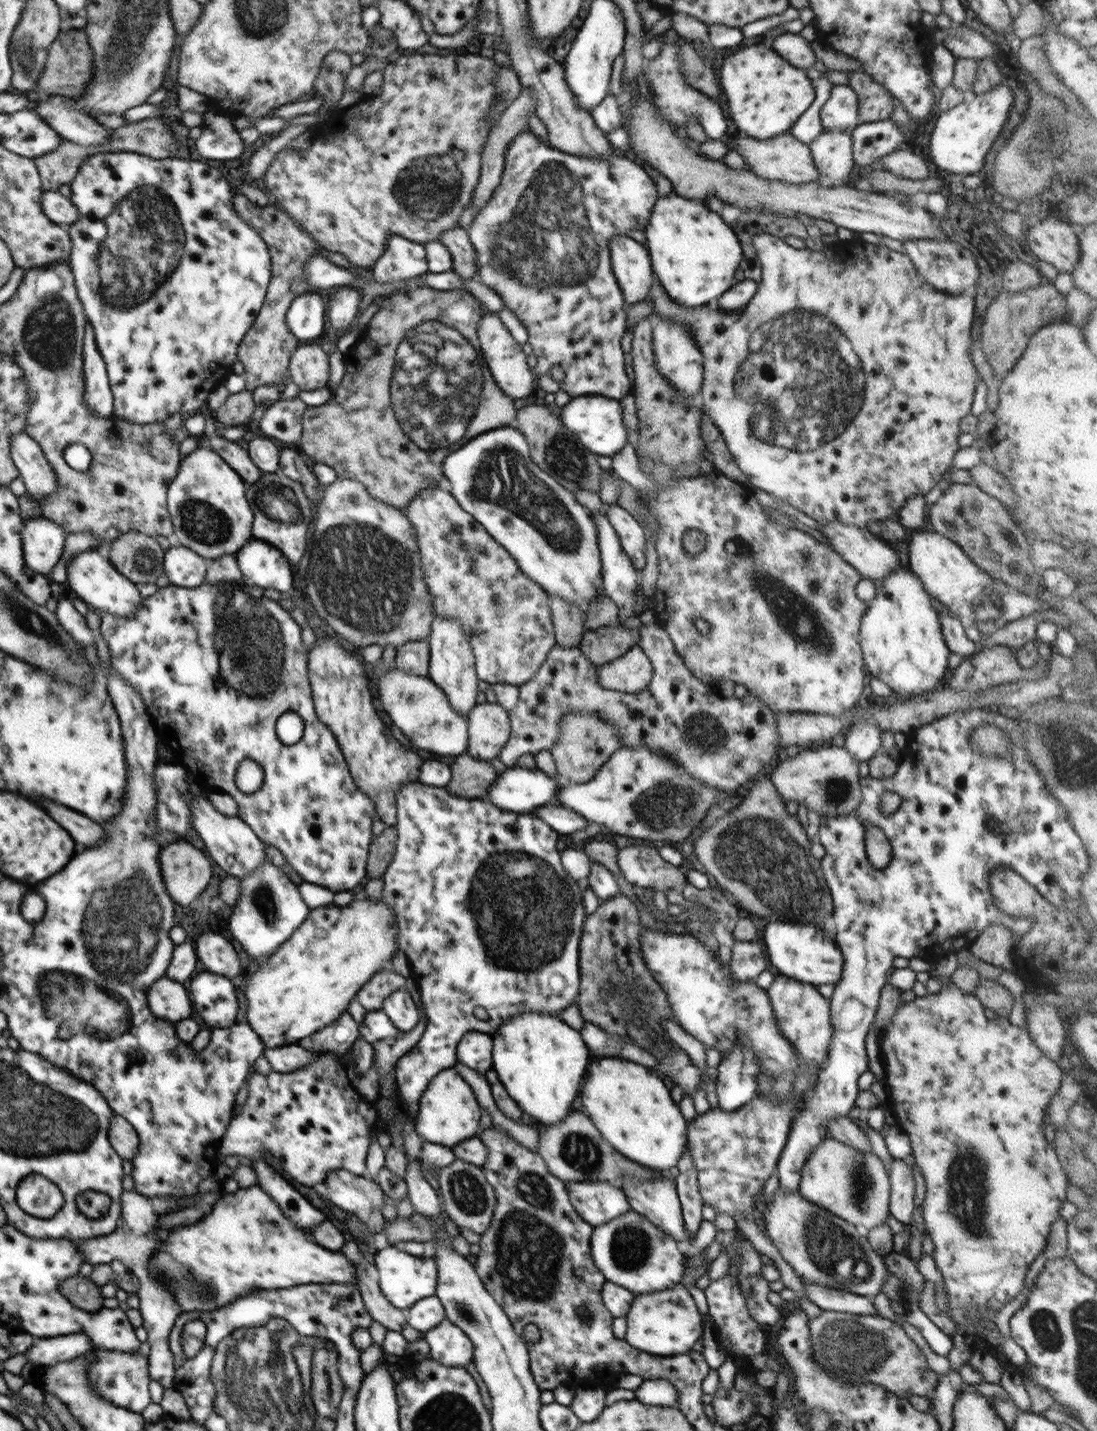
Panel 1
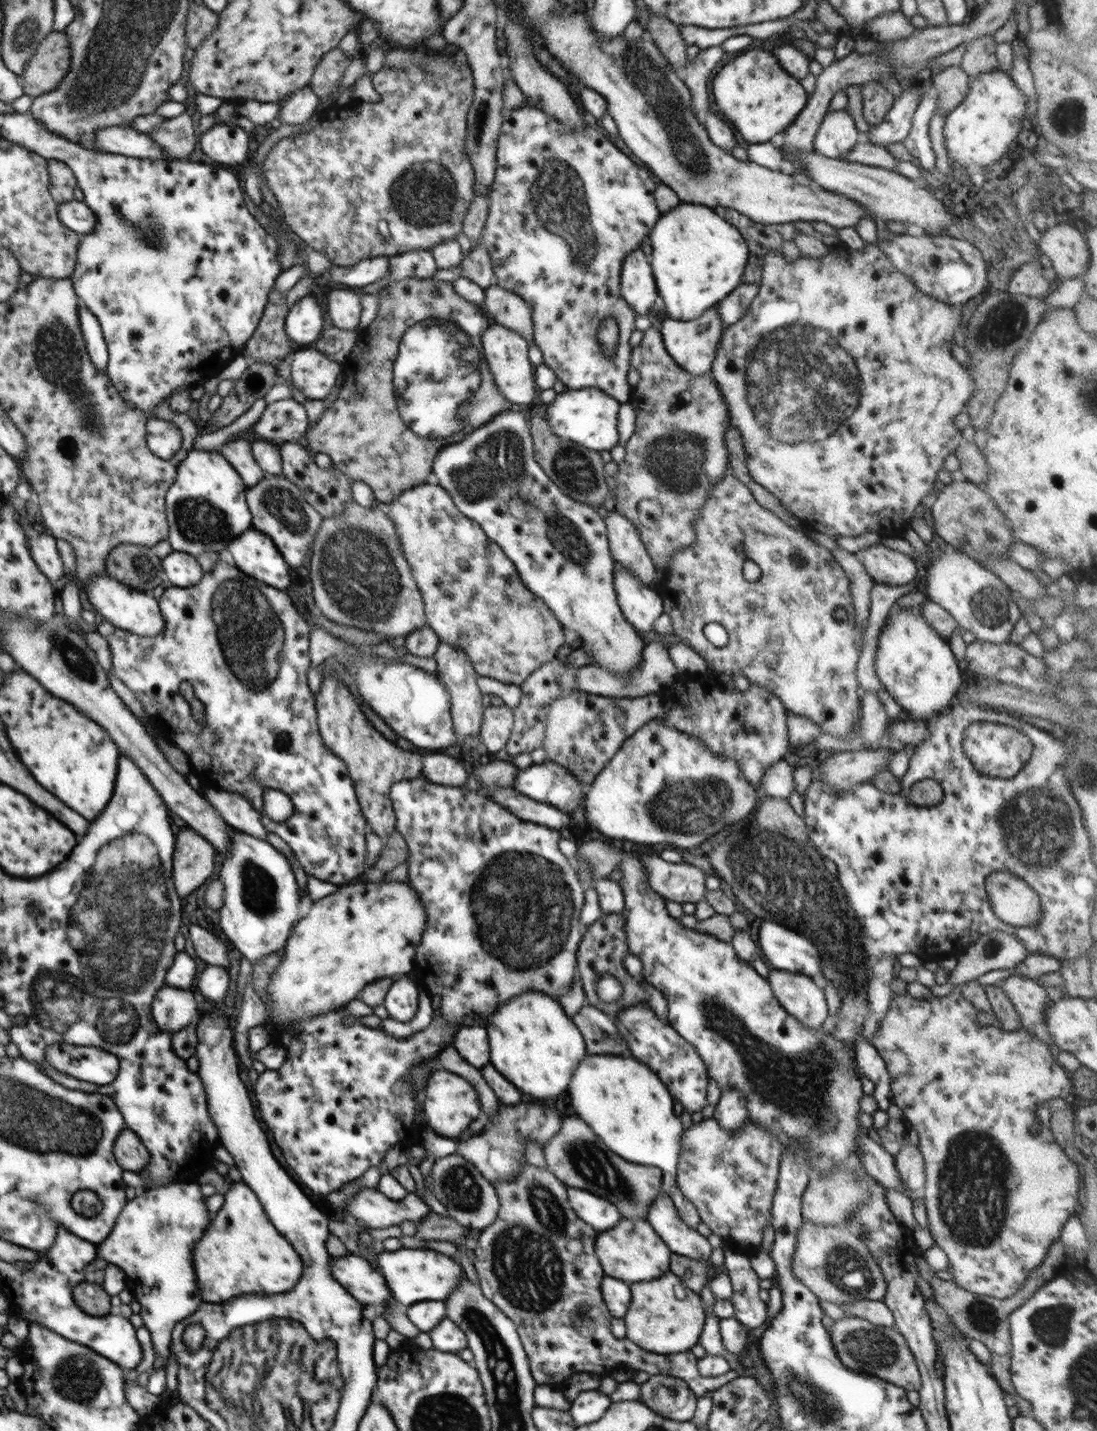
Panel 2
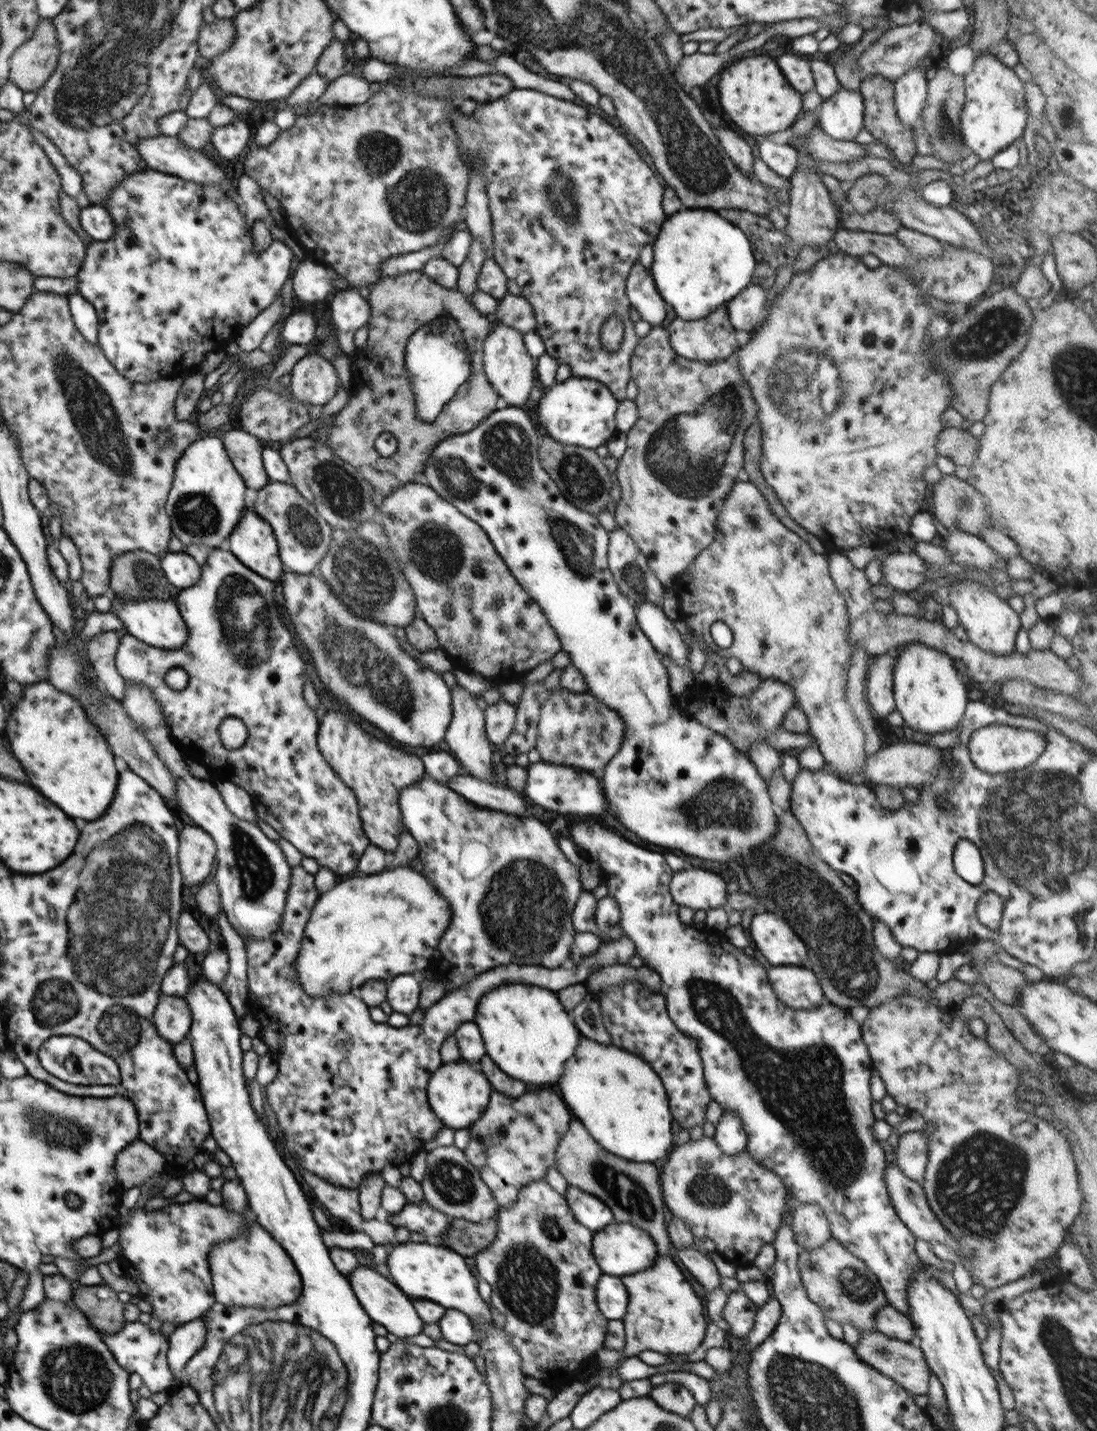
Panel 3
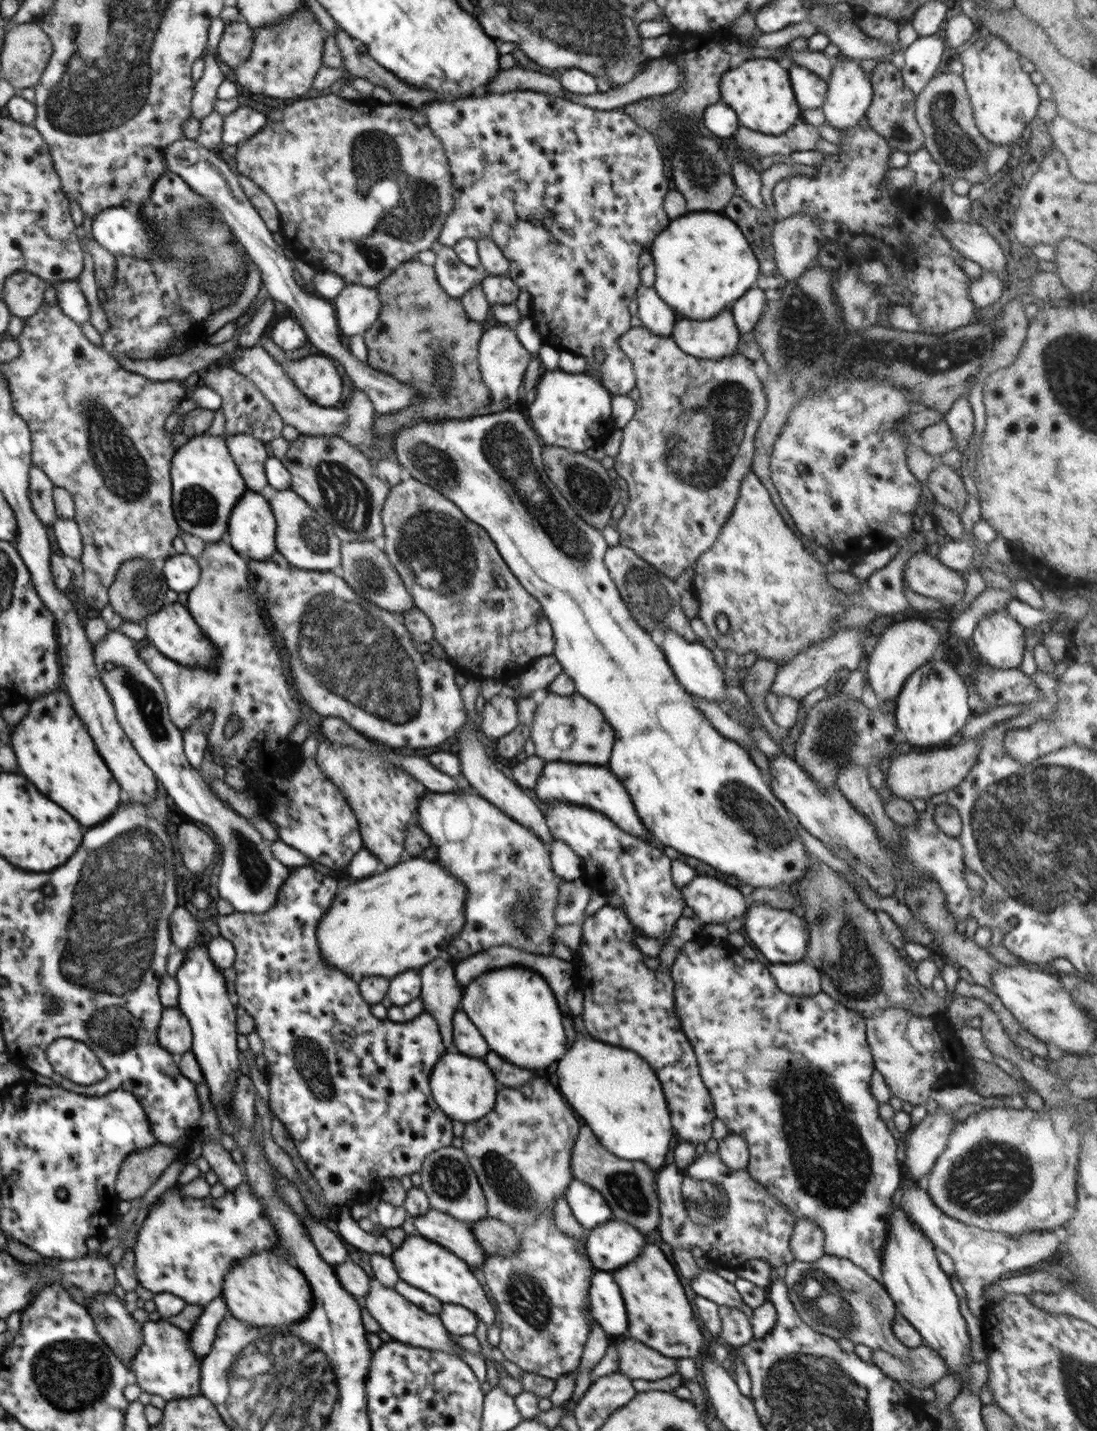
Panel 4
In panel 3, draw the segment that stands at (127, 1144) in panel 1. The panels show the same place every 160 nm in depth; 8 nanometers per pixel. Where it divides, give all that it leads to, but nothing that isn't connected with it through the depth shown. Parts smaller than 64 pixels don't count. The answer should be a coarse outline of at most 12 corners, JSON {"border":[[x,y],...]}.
{"border":[[139,1138],[116,1155],[116,1182],[141,1187],[164,1156]]}

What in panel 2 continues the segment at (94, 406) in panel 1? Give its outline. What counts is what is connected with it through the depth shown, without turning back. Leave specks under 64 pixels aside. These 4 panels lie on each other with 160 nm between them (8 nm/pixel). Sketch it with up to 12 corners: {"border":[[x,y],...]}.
{"border":[[80,305],[86,350],[98,372],[107,372],[109,353],[98,320]]}

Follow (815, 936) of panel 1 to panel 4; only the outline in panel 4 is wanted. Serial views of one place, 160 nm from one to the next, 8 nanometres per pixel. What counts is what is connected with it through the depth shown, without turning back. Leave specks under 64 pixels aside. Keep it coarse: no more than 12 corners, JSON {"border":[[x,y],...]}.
{"border":[[754,903],[743,932],[760,958],[798,962],[808,948],[806,922]]}

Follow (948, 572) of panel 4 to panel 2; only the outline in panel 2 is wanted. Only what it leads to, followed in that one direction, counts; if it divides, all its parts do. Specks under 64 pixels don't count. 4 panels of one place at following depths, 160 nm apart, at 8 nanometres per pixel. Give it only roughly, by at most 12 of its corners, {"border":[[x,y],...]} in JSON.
{"border":[[876,543],[857,552],[878,584],[916,580],[911,556]]}

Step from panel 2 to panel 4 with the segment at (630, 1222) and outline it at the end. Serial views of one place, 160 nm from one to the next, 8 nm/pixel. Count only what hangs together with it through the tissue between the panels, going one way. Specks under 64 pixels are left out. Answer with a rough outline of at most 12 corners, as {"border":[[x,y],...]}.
{"border":[[610,1219],[587,1230],[597,1271],[616,1271],[644,1248],[644,1234]]}

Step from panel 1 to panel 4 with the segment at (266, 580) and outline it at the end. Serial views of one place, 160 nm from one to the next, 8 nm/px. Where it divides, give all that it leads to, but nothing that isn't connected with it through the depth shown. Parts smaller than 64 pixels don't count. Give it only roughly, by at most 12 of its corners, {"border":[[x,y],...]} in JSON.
{"border":[[261,493],[234,505],[228,538],[238,554],[267,561],[277,522]]}

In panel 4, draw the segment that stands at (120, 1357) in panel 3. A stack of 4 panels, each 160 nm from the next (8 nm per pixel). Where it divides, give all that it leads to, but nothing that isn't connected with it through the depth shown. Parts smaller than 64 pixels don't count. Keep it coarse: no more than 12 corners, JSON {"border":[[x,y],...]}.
{"border":[[160,1318],[142,1324],[129,1366],[167,1402],[200,1395],[190,1333]]}

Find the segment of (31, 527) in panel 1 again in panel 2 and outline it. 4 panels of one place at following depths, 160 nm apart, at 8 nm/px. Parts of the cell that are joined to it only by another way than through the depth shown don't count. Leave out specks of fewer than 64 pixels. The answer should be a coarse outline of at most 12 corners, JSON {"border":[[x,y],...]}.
{"border":[[50,532],[31,533],[28,546],[49,580],[64,576],[64,563]]}

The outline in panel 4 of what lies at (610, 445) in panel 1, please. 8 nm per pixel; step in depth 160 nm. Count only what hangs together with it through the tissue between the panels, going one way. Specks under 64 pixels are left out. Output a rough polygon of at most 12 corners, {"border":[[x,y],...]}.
{"border":[[541,372],[529,424],[543,445],[605,445],[611,394],[586,372]]}

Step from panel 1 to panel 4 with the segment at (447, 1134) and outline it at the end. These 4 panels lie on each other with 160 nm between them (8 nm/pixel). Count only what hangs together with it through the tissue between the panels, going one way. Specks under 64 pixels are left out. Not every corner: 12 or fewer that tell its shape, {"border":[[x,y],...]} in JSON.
{"border":[[440,1057],[429,1085],[453,1121],[479,1121],[500,1088],[484,1060]]}

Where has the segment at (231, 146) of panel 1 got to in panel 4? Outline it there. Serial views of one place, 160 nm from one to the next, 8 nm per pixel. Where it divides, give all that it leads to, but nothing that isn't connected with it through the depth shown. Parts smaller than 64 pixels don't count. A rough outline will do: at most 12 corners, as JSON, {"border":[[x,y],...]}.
{"border":[[242,105],[224,119],[222,142],[238,146],[258,134],[266,115]]}

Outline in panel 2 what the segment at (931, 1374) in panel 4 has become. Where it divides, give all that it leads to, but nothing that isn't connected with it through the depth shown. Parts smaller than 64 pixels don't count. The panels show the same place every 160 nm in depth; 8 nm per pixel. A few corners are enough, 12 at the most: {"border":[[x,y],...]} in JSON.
{"border":[[847,1314],[826,1330],[848,1368],[920,1390],[896,1328]]}

